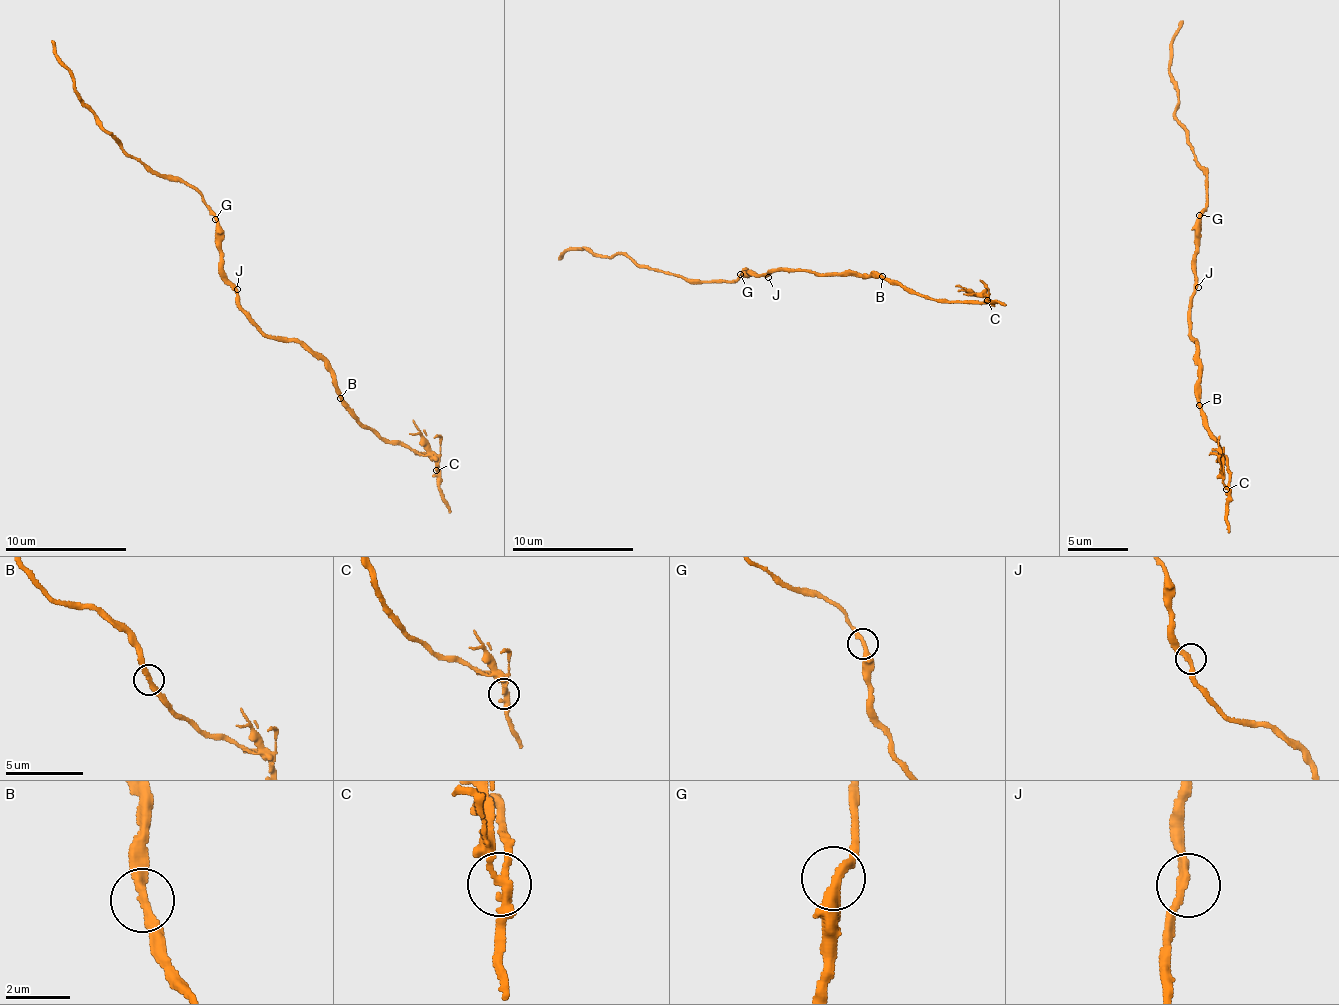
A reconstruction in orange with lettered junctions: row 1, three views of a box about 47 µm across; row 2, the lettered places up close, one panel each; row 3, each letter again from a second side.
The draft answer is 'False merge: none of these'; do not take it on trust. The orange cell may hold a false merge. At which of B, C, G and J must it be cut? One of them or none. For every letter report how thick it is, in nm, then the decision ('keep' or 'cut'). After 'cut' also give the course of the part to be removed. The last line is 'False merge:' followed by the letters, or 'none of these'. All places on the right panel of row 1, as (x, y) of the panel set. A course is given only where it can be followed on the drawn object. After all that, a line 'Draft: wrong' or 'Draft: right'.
B: calibre 300 nm; keep
C: calibre 240 nm; cut; course (1227, 490), (1218, 436)
G: calibre 320 nm; keep
J: calibre 280 nm; keep
False merge: C
Draft: wrong

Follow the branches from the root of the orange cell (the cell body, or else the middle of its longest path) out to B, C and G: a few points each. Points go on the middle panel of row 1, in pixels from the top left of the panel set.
B: (762, 274), (780, 270), (882, 276)
C: (762, 274), (780, 270), (870, 274), (899, 281), (909, 291), (928, 295), (938, 301), (987, 301)
G: (762, 274), (751, 275), (743, 271), (740, 274)

